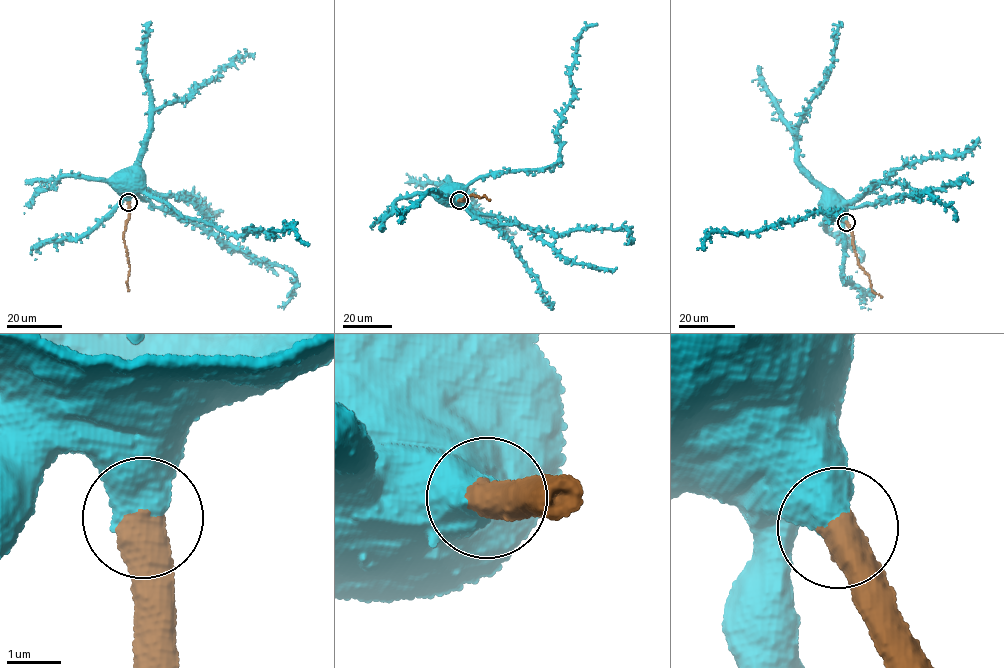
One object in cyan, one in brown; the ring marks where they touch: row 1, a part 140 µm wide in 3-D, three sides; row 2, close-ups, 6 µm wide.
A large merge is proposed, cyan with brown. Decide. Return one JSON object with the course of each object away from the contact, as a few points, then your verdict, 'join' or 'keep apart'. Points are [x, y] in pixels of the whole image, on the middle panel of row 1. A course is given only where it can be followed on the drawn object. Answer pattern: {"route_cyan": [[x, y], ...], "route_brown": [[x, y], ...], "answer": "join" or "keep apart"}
{"route_cyan": [[459, 200], [452, 185]], "route_brown": [[459, 200], [471, 194], [481, 197], [484, 195], [490, 200]], "answer": "keep apart"}

